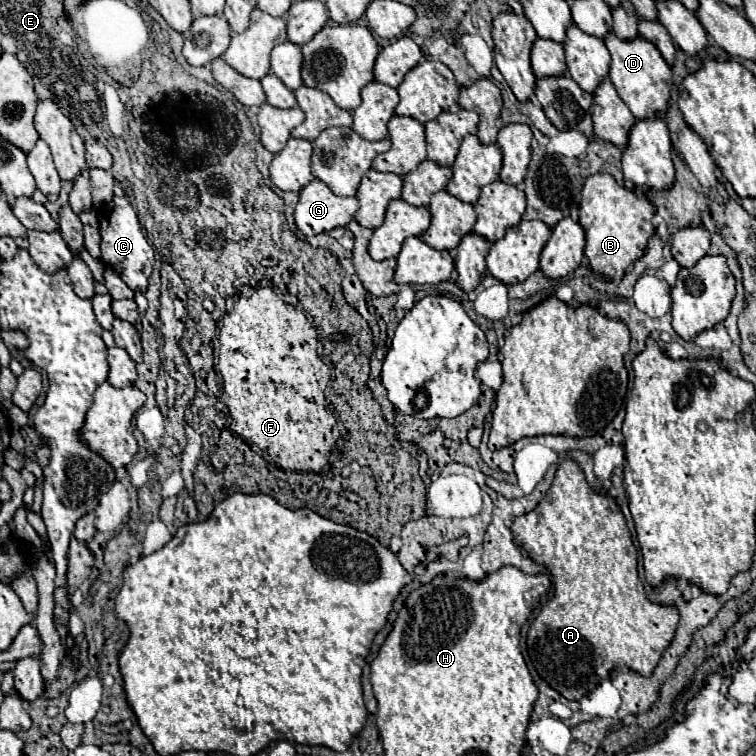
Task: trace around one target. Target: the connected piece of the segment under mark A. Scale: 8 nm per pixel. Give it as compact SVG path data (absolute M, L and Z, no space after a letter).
M563 460L557 468L557 474L553 478L553 484L551 488L547 490L545 498L537 504L535 510L519 516L513 520L513 526L511 526L511 532L513 532L513 538L519 542L519 546L541 566L545 566L553 578L553 586L555 586L555 594L551 598L549 604L545 604L539 612L539 616L531 622L529 626L529 632L527 632L527 650L529 650L529 656L531 656L531 662L537 670L537 674L553 688L557 690L563 698L567 700L575 700L579 702L583 696L587 696L595 686L599 686L603 680L609 678L609 674L615 670L615 668L629 668L641 676L651 676L653 670L657 668L659 660L663 658L663 652L667 650L667 646L671 644L673 640L673 634L675 634L675 626L677 626L677 610L671 608L671 606L657 606L657 604L651 604L647 598L645 598L645 590L643 586L639 584L639 576L637 576L637 550L633 546L633 540L631 540L631 532L627 528L627 522L617 506L617 502L605 494L605 492L593 492L589 486L587 486L587 480L585 480L585 474L583 470L573 462L573 460Z

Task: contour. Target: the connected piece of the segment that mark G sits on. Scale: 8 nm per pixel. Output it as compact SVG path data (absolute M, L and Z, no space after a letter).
M313 180L299 192L293 218L297 228L309 238L337 226L347 226L353 220L353 212L357 212L355 196L339 198L327 184Z

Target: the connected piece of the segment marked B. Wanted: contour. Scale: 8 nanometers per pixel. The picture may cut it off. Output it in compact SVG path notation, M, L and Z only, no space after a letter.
M611 174L589 176L581 190L579 224L585 230L585 258L591 272L619 282L627 268L643 256L653 234L653 214L655 208L647 196L635 196L635 192L619 186Z

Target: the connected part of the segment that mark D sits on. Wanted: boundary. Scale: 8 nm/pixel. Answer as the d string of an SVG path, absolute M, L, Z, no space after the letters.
M613 32L605 38L605 46L611 54L609 78L619 94L619 98L631 110L631 114L637 120L663 118L669 110L673 80L671 80L671 68L665 64L661 52L657 52L657 48L653 48L653 44L649 44L647 40L641 40L641 36L637 36L635 40L623 42Z

